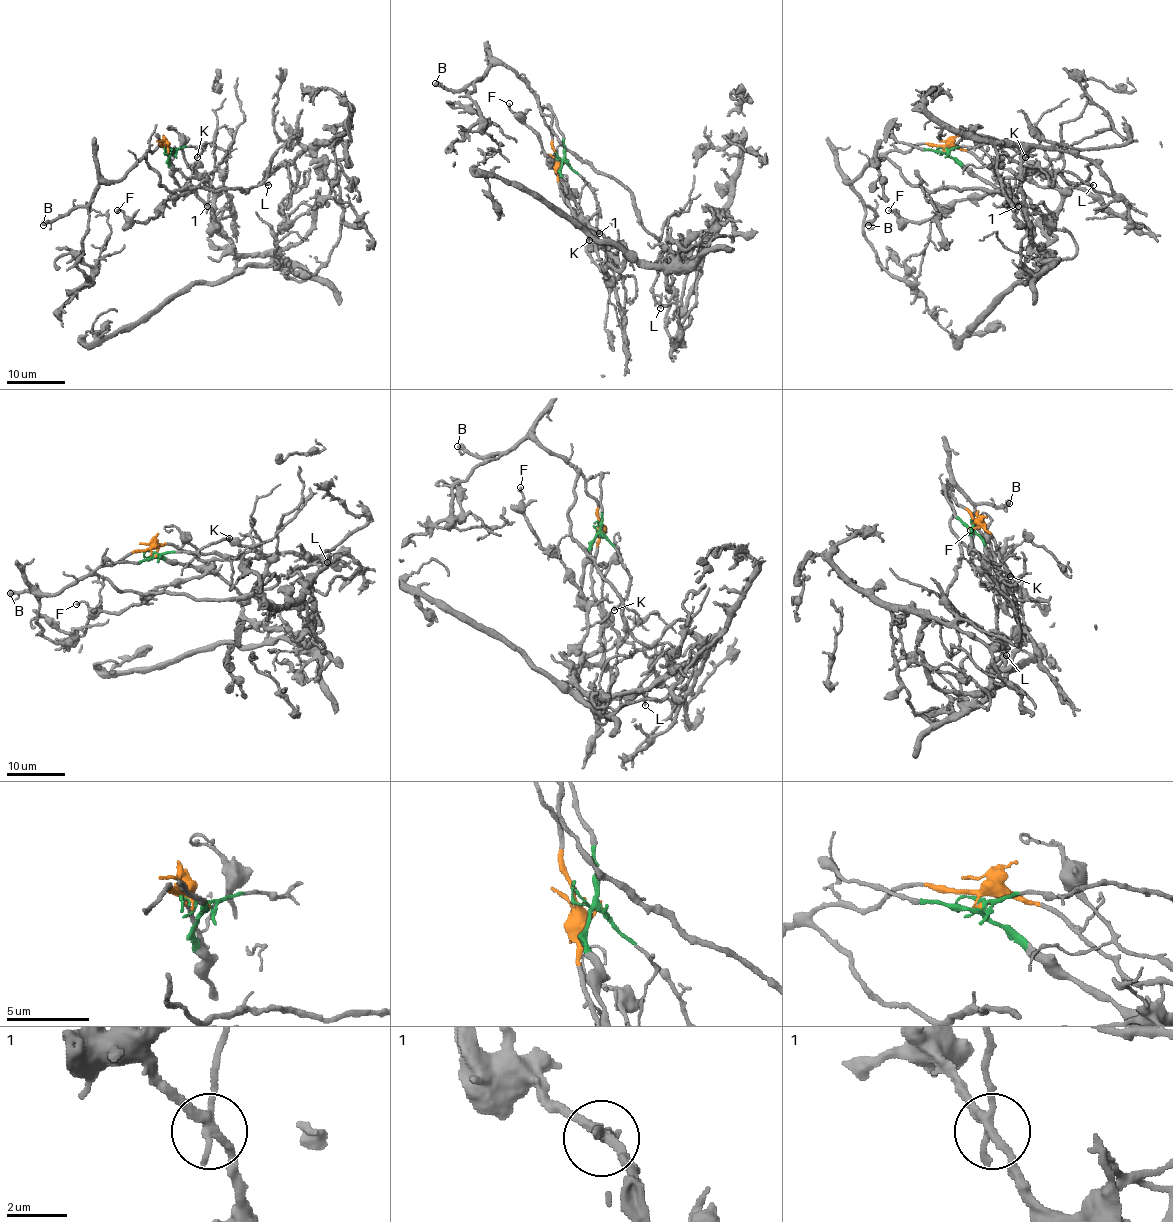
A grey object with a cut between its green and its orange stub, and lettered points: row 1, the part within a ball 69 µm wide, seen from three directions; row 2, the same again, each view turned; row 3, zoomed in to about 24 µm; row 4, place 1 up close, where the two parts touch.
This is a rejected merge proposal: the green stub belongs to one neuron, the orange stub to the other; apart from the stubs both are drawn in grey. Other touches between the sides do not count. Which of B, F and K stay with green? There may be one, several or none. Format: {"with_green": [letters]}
{"with_green": ["F", "K"]}

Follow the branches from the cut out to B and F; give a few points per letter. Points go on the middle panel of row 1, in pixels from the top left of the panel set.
B: (560, 160), (537, 96), (511, 68), (493, 65), (459, 90), (434, 84)
F: (560, 160), (563, 191), (578, 217), (581, 208), (557, 175), (556, 164), (509, 103)

